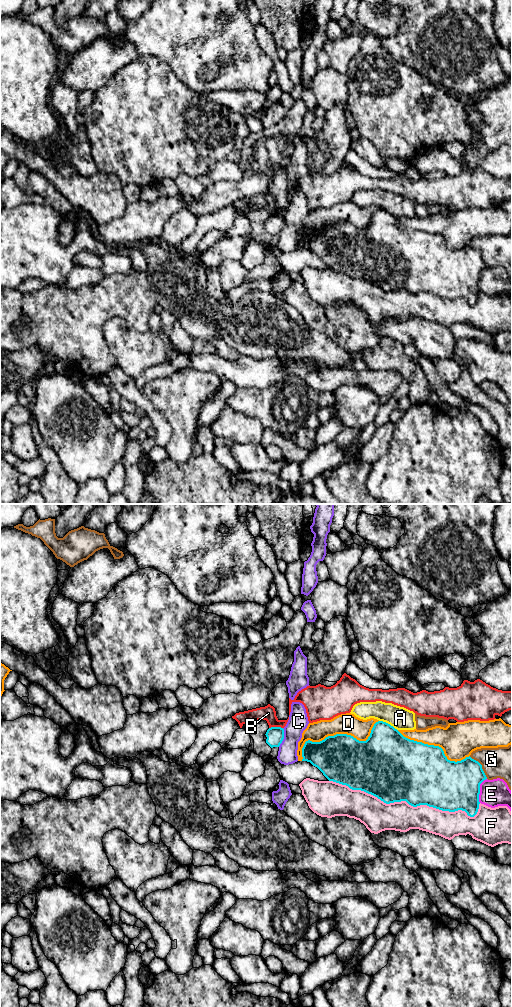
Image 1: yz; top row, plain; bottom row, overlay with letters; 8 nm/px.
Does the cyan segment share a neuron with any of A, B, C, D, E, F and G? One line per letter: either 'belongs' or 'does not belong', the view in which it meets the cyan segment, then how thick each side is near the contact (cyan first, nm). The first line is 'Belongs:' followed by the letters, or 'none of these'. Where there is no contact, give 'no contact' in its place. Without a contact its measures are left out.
Belongs: none of these
A: does not belong | yz | 400/180 nm
B: does not belong | yz | 140/120 nm
C: does not belong | yz | 140/160 nm
D: does not belong | yz | 380/170 nm
E: does not belong | yz | 400/220 nm
F: does not belong | yz | 480/240 nm
G: does not belong | yz | 360/280 nm

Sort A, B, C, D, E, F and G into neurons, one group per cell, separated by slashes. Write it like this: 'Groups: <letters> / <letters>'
Groups: A / B / C / D / E / F / G

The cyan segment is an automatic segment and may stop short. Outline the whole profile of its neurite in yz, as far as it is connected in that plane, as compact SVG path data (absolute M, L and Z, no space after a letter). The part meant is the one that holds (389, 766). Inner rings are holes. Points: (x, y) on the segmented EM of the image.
M378 721L374 724L366 741L359 741L351 735L336 734L320 742L306 741L302 748L302 761L310 762L329 780L371 794L386 804L406 801L417 807L427 805L442 811L465 811L474 817L479 809L480 784L487 779L482 765L470 756L461 761L450 761L439 746L428 745L404 737L390 724Z

